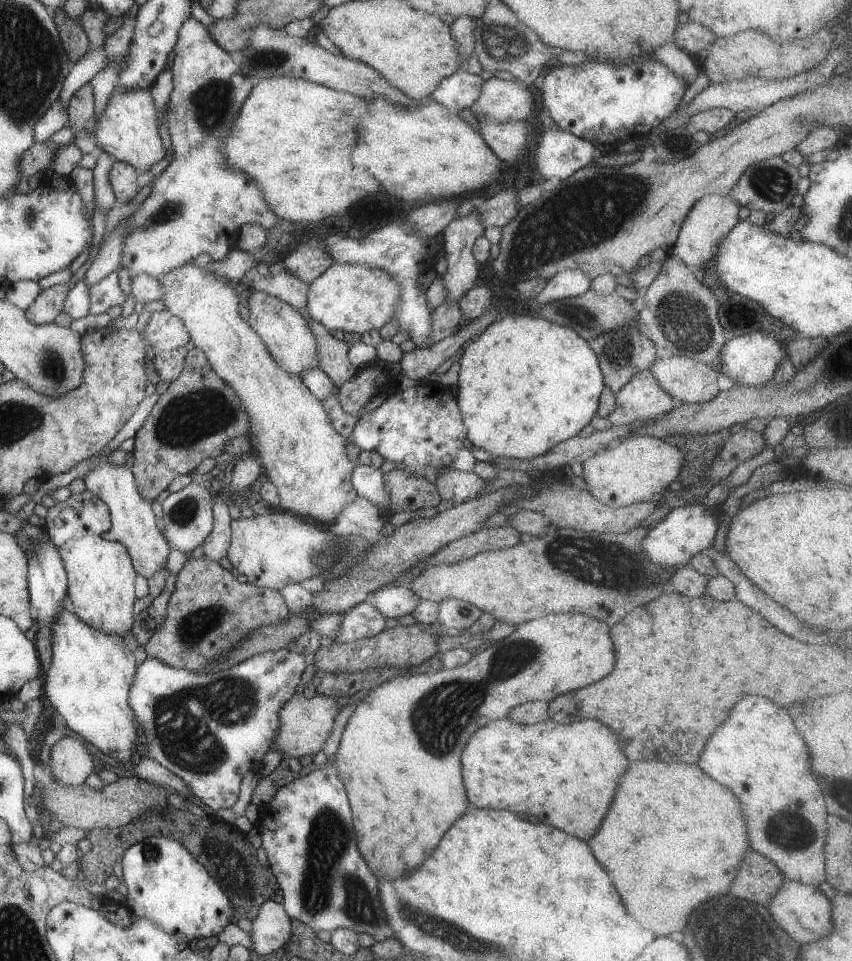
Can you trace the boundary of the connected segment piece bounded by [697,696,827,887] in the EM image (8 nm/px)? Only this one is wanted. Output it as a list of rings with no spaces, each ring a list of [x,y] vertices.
[[[759,696],[741,698],[705,744],[697,766],[731,788],[743,806],[751,848],[771,861],[785,879],[816,887],[826,880],[825,802],[809,770],[807,748],[785,710]]]

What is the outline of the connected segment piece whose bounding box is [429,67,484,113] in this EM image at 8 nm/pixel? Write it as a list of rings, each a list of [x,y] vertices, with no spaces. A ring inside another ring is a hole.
[[[464,67],[439,81],[432,90],[432,100],[443,105],[451,113],[469,107],[479,96],[484,78],[467,73]]]

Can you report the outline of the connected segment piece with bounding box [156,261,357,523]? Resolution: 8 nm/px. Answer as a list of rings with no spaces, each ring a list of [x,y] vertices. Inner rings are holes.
[[[193,261],[185,262],[156,279],[162,290],[159,300],[166,310],[183,322],[189,341],[206,356],[215,374],[239,397],[241,408],[248,418],[248,441],[255,448],[253,456],[262,466],[262,473],[275,486],[279,506],[300,518],[311,516],[321,522],[334,522],[345,506],[357,496],[351,484],[351,471],[355,462],[348,459],[346,440],[331,424],[321,406],[322,402],[312,395],[299,377],[279,368],[248,322],[239,318],[237,312],[241,302],[234,292],[233,284],[212,275],[207,268],[194,265]]]

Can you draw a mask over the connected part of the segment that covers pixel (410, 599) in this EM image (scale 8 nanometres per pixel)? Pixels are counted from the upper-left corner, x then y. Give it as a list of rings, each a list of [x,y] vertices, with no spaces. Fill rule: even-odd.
[[[384,585],[374,591],[375,608],[385,618],[399,618],[412,614],[416,604],[421,600],[409,587],[403,585]]]

